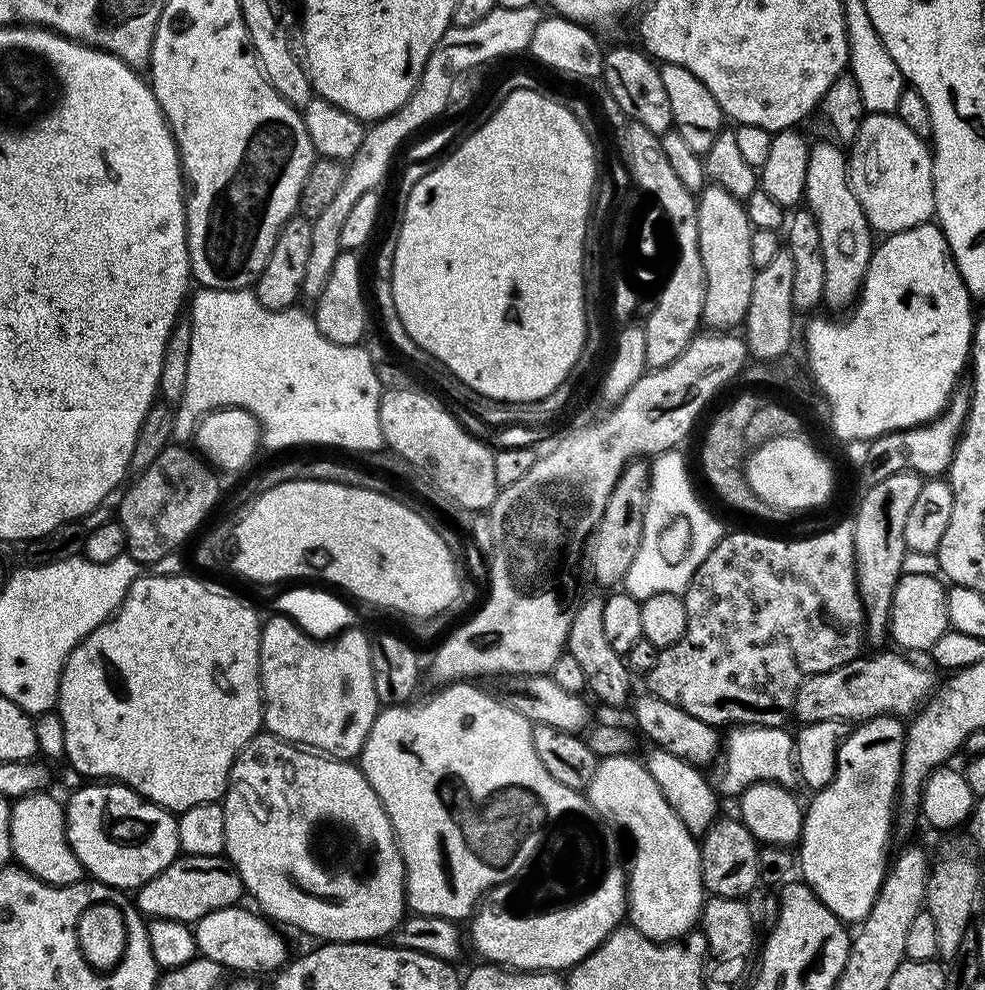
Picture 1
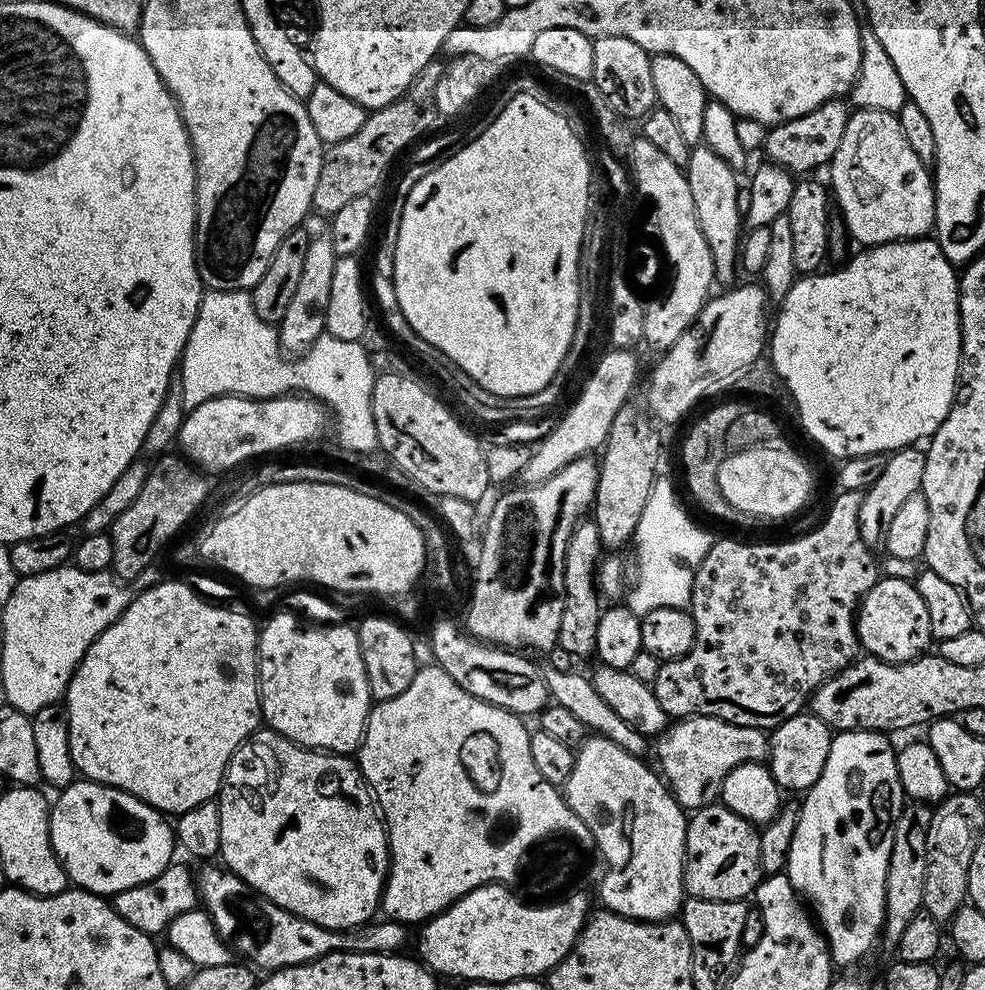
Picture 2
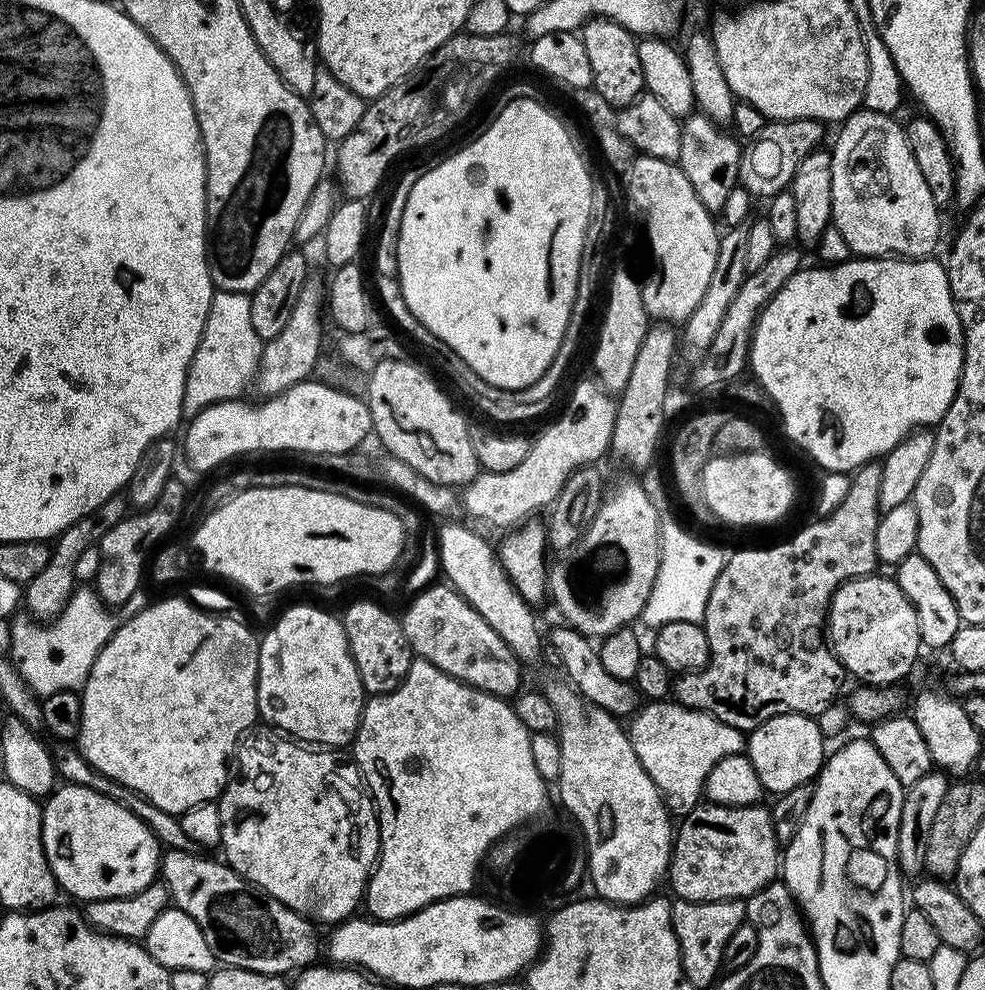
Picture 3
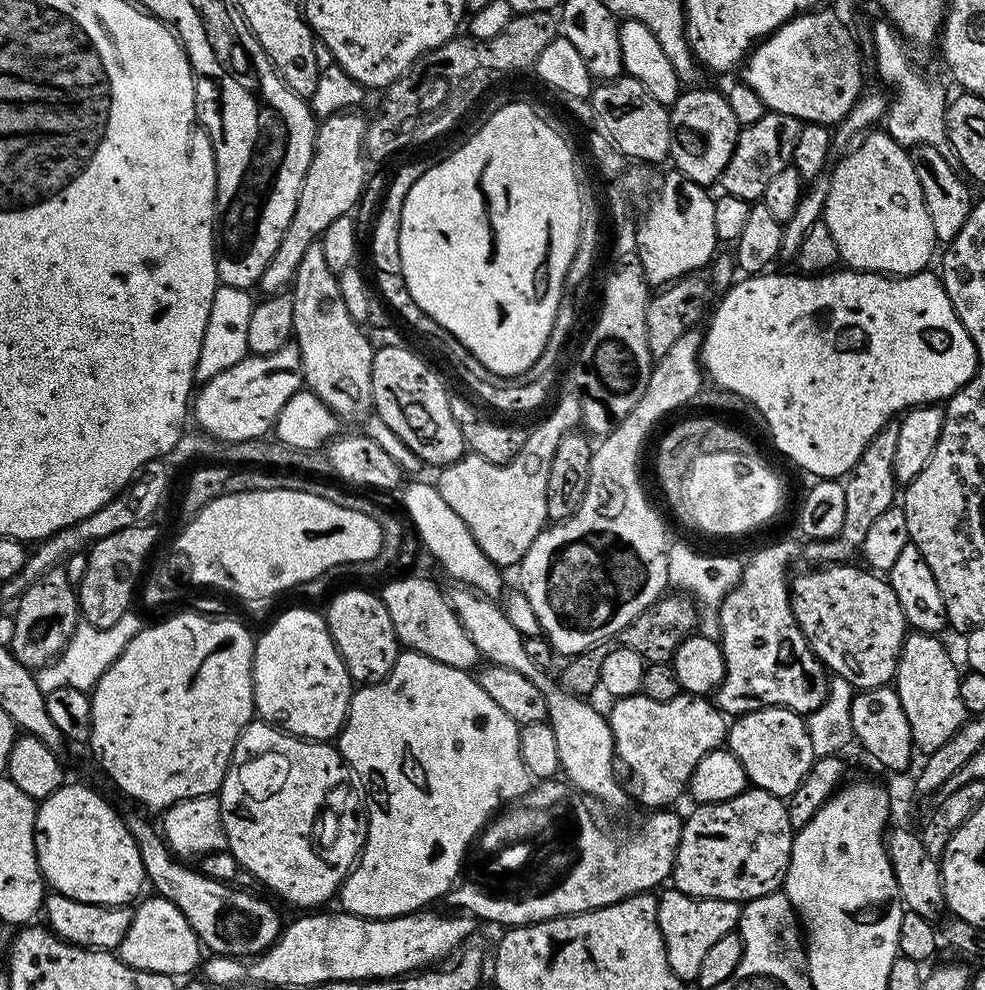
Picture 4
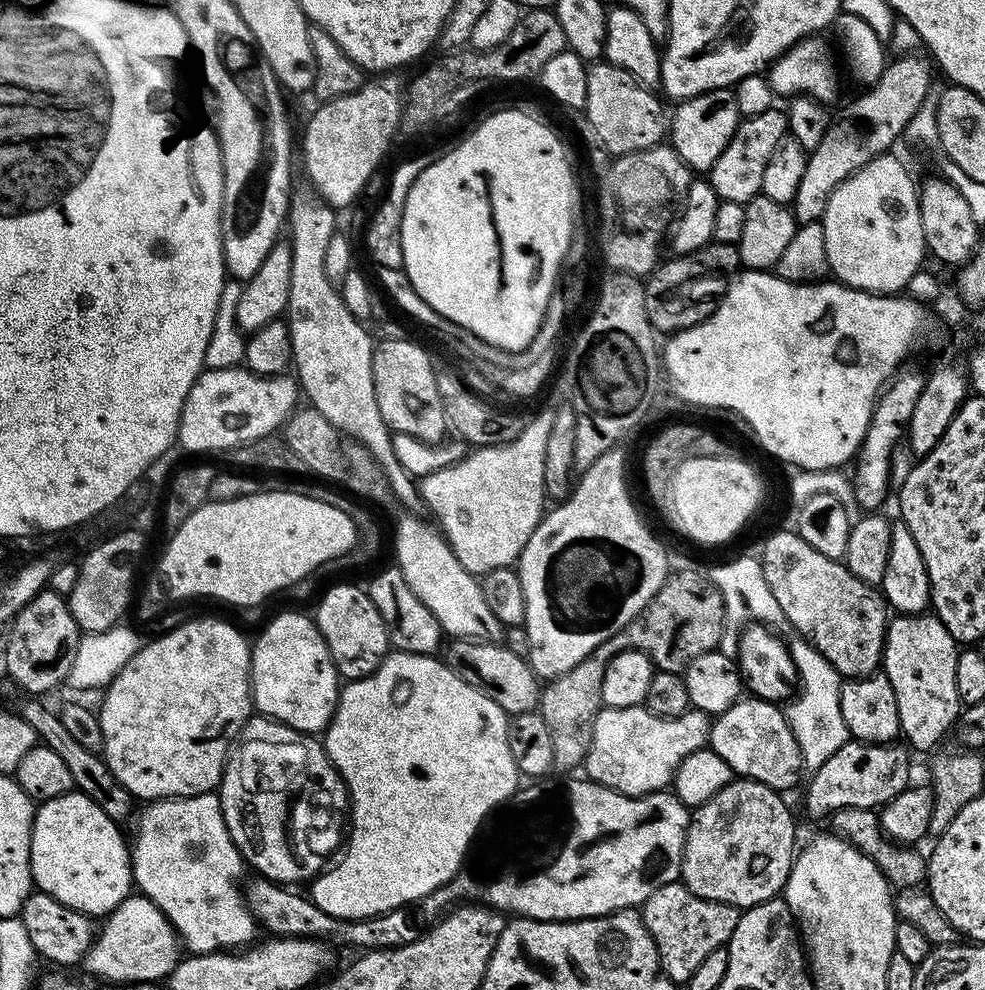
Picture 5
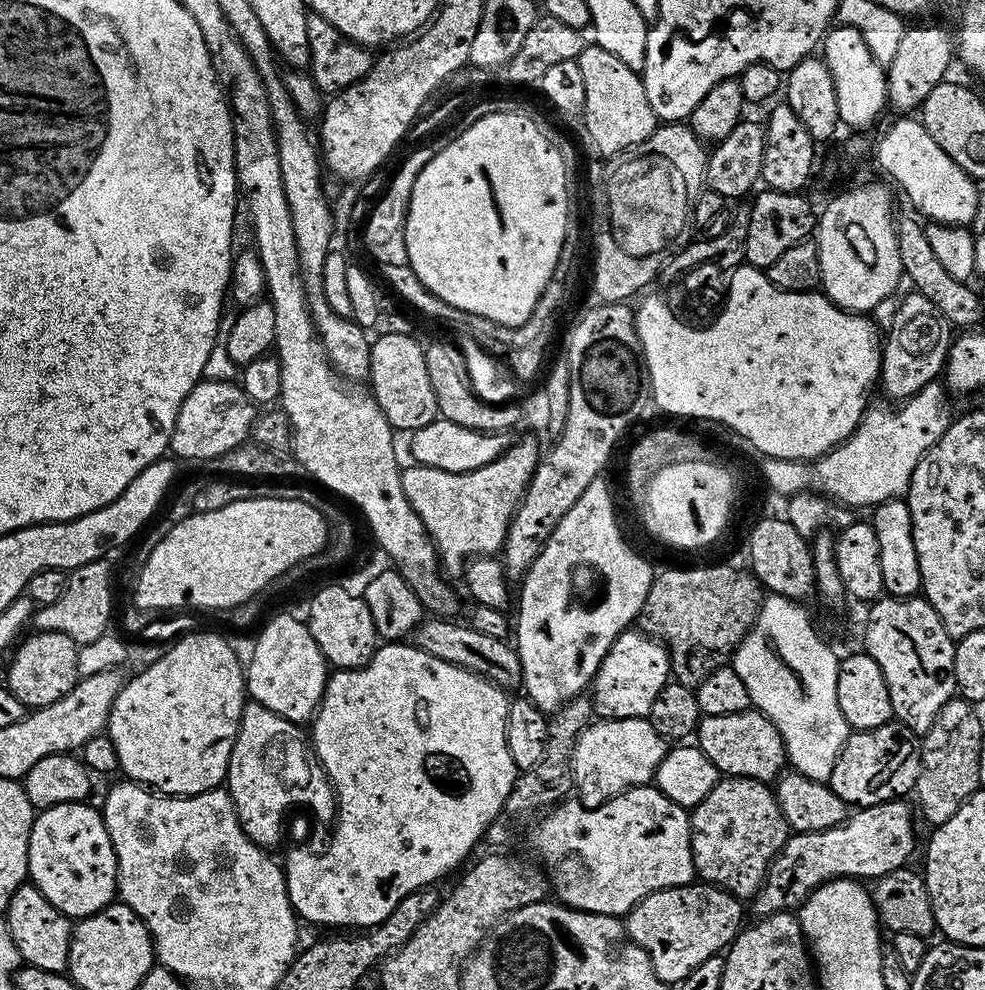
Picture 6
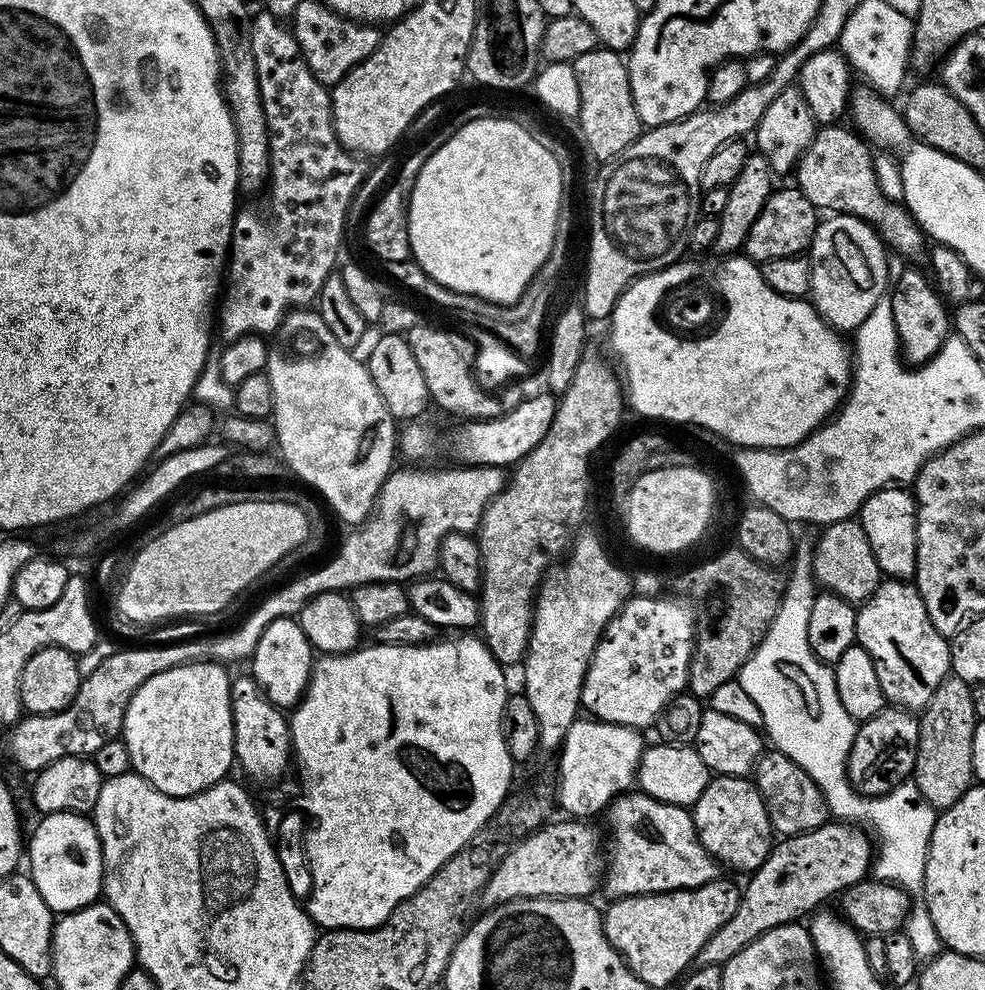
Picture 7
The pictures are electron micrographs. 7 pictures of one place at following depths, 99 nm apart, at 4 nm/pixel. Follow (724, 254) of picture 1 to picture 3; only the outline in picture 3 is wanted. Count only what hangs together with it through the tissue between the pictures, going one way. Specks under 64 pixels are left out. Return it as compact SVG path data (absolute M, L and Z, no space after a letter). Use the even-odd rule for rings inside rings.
M703 114L683 117L680 137L682 146L678 167L686 174L686 178L690 178L690 186L694 186L698 202L702 202L702 206L706 206L708 212L719 213L726 206L726 198L729 197L732 188L737 187L740 179L741 141L731 131L715 124L709 116Z

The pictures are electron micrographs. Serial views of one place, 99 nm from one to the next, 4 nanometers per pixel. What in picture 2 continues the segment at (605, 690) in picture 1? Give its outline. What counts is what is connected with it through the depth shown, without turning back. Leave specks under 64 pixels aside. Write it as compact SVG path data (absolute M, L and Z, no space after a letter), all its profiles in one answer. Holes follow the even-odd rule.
M590 518L579 521L568 540L567 554L564 558L564 609L562 626L558 626L556 639L557 645L566 649L574 658L591 657L596 651L598 618L602 611L602 596L598 591L596 573L601 554L602 545L596 522Z

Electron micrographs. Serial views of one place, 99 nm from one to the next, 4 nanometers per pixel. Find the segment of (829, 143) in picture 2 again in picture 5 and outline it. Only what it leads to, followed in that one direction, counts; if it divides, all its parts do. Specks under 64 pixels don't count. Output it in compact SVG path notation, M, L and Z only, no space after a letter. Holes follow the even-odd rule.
M779 107L766 110L766 114L746 116L734 130L734 138L718 154L718 162L710 169L710 183L721 201L745 205L754 197L761 195L762 174L766 174L766 166L774 158L786 137L789 135L788 118Z

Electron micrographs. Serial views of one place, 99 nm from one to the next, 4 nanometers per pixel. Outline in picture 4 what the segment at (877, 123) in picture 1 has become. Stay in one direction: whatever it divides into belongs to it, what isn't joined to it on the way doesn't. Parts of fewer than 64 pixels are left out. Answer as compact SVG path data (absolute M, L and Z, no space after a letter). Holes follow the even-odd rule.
M873 130L867 133L848 154L849 156L837 166L832 176L830 175L828 180L828 197L824 203L824 215L822 217L823 222L829 227L830 234L833 235L839 259L844 264L845 262L848 263L845 265L849 269L857 272L878 272L885 276L913 276L915 272L925 271L931 265L928 263L932 260L932 251L938 247L938 241L934 234L934 222L930 222L930 214L926 210L922 186L918 186L918 174L914 174L914 166L912 165L909 149L896 142L886 131Z

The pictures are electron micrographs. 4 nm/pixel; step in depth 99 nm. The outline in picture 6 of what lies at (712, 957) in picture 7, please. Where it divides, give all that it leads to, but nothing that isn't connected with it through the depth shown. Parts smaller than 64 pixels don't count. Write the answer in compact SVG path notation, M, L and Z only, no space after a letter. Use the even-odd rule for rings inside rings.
M901 798L857 809L843 824L831 827L830 830L791 833L782 850L772 860L762 887L751 899L751 913L753 910L754 916L759 918L771 916L780 911L791 911L801 906L809 893L826 881L837 879L867 880L866 878L875 880L880 876L885 876L886 873L905 867L916 846L915 815L913 807L911 810L908 802Z

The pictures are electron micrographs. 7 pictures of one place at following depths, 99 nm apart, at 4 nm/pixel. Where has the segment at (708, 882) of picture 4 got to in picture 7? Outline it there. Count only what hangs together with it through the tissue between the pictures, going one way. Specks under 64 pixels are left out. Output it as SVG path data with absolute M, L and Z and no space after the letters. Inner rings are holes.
M713 775L690 811L702 846L725 869L737 868L751 874L766 862L774 845L772 823L766 814L762 794L748 776Z

